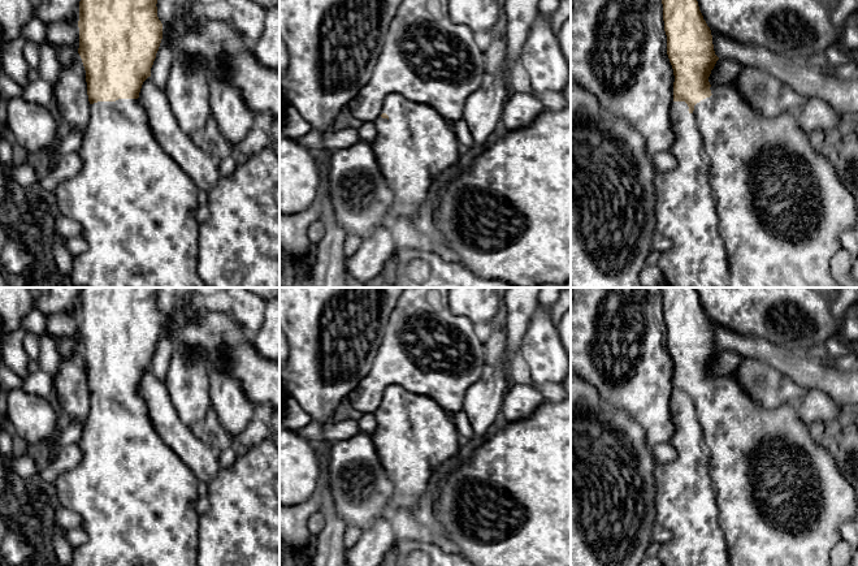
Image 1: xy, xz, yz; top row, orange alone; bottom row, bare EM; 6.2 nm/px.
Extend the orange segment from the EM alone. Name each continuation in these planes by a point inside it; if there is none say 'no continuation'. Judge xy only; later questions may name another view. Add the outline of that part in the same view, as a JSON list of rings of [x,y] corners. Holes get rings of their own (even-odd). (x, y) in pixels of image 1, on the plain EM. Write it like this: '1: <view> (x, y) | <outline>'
1: xy (137, 498) | [[[139,390],[90,396],[84,432],[78,442],[83,459],[53,483],[56,502],[82,518],[87,540],[74,548],[72,566],[198,566],[198,479],[159,437]]]

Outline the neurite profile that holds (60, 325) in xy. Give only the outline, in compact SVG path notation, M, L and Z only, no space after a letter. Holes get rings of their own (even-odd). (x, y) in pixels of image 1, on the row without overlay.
M55 314L47 319L48 334L53 338L69 338L78 345L79 340L79 319L75 314Z

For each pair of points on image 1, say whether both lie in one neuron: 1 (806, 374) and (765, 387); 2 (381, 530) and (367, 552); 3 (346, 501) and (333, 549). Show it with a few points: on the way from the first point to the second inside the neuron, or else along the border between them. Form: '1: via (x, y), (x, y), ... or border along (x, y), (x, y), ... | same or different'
1: border along (765, 362), (809, 390) | different
2: via (380, 535), (372, 547) | same
3: border along (329, 488), (336, 512), (349, 525) | different

